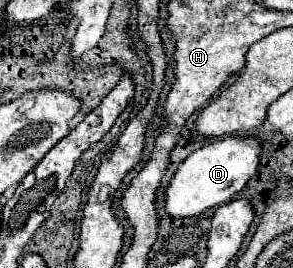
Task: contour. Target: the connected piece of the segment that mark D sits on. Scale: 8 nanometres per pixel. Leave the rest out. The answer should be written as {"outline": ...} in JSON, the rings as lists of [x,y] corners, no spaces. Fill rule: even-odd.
{"outline":[[[226,136],[202,146],[178,164],[164,194],[164,212],[170,218],[186,218],[198,216],[208,208],[230,202],[232,196],[240,192],[246,186],[246,182],[254,176],[258,168],[258,156],[260,142],[254,138]]]}

